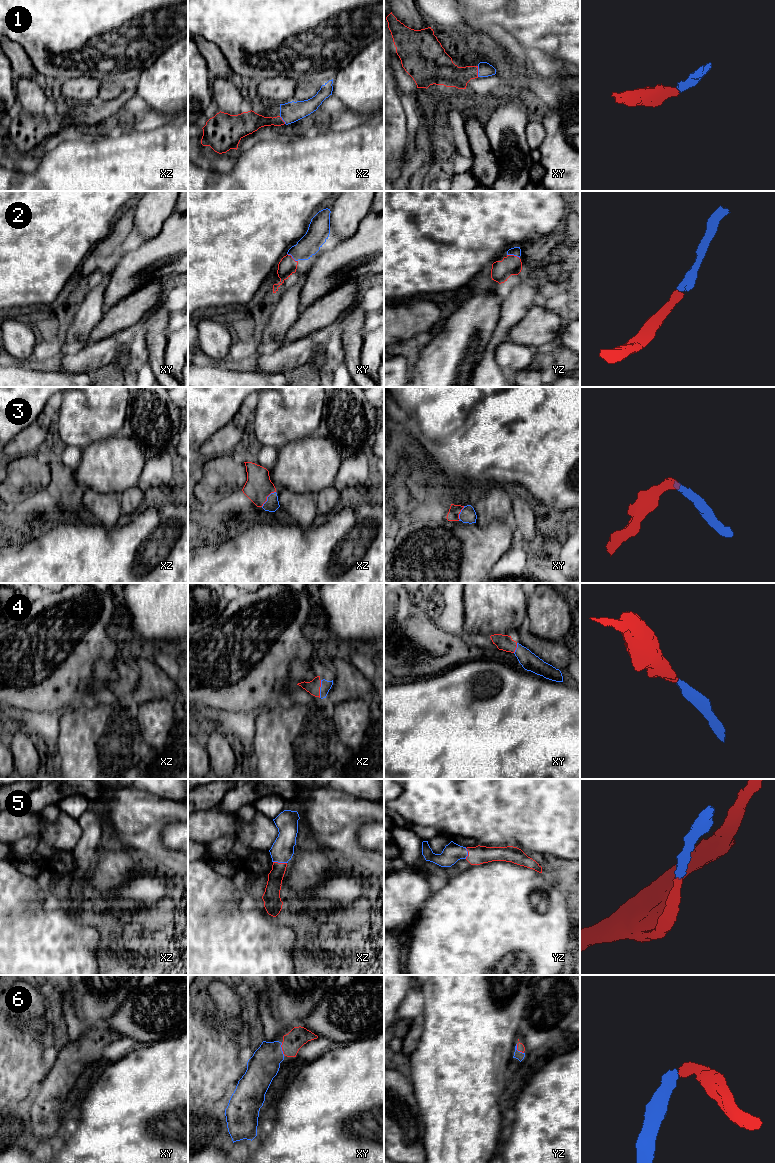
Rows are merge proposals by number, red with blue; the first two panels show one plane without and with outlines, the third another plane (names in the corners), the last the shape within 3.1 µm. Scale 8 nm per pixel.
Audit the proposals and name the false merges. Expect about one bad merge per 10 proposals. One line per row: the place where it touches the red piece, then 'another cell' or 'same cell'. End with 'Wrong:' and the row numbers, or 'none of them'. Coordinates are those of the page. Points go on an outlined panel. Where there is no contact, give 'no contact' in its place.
1: meets red in xy at (477, 71); same cell
2: meets red in yz at (513, 255); same cell
3: meets red in xz at (266, 498); same cell
4: meets red in xz at (319, 689); same cell
5: meets red in xz at (280, 863); same cell
6: meets red in yz at (518, 1050); same cell
Wrong: none of them

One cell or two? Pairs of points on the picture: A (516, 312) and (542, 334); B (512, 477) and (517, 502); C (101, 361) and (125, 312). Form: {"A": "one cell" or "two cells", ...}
{"A": "two cells", "B": "two cells", "C": "one cell"}

